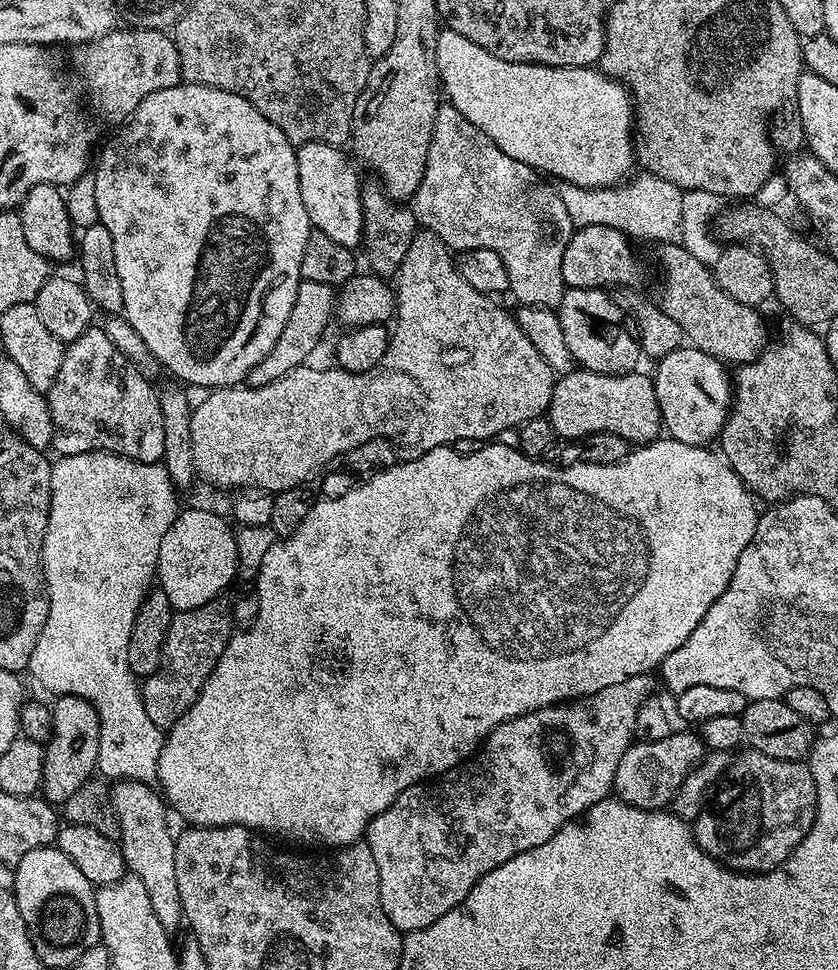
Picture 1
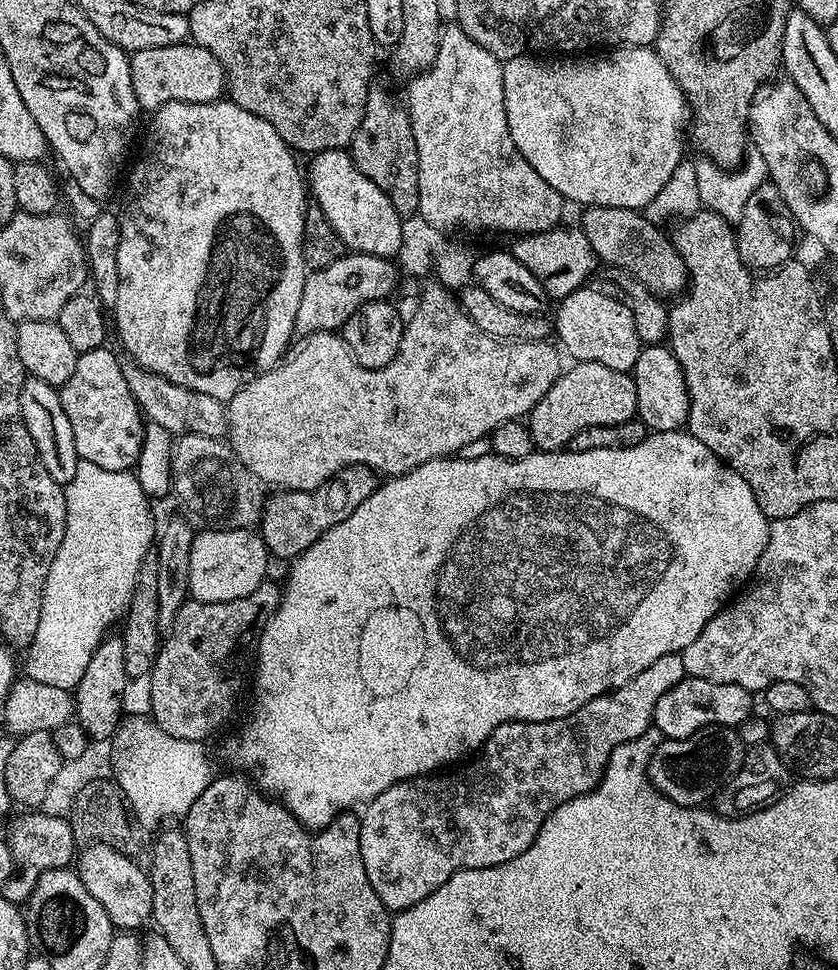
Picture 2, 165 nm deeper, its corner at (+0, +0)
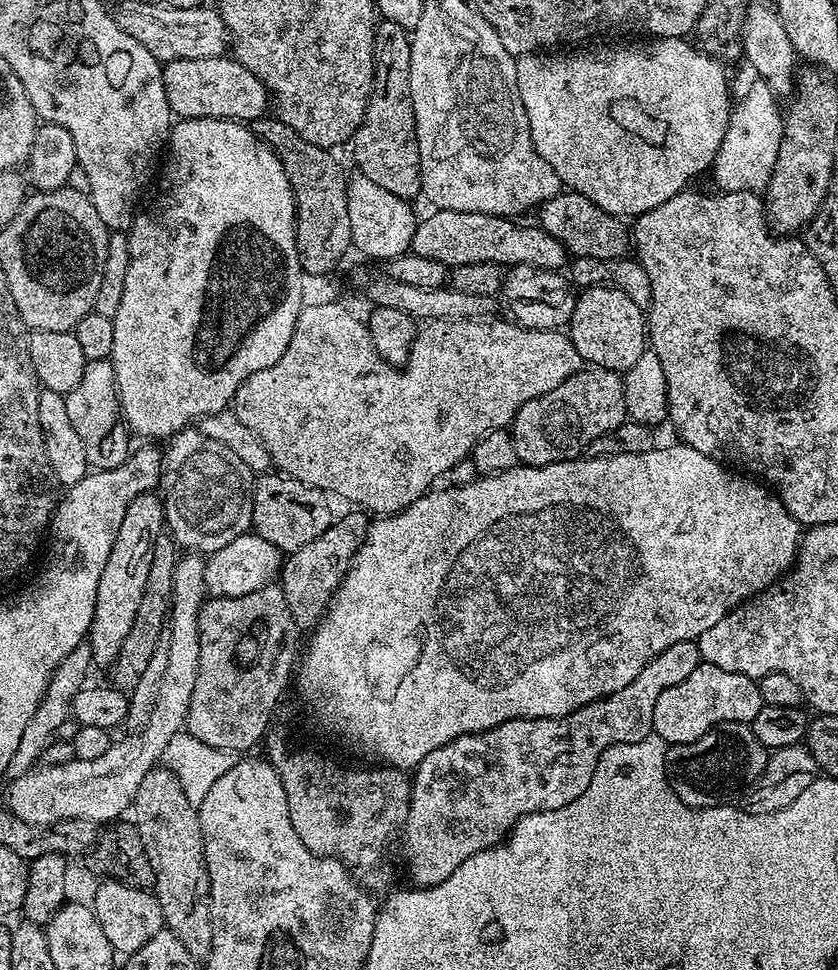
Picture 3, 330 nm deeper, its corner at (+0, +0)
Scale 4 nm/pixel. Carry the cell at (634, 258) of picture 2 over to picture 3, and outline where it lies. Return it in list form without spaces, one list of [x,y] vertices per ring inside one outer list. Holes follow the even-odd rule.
[[[561,190],[553,200],[545,200],[539,209],[539,227],[544,228],[558,242],[564,244],[569,253],[581,256],[581,261],[618,260],[630,248],[630,232],[625,221],[618,216],[612,216],[606,210],[594,206],[590,198],[571,190]]]

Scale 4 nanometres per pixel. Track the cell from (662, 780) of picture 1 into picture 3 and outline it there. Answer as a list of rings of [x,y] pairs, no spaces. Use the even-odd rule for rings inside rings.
[[[720,724],[702,738],[685,744],[673,744],[664,753],[664,769],[678,798],[691,808],[719,808],[727,805],[732,795],[743,793],[756,783],[768,765],[769,749],[754,738],[747,724]]]

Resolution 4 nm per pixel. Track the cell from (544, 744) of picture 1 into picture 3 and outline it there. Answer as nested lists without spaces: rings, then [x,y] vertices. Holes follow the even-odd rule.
[[[697,641],[674,642],[674,646],[666,646],[662,654],[654,656],[630,686],[622,686],[622,690],[614,690],[614,694],[598,698],[568,716],[502,722],[485,732],[471,732],[454,738],[446,746],[438,746],[438,750],[430,750],[411,773],[408,817],[402,825],[404,860],[408,863],[411,883],[417,888],[429,888],[444,882],[466,858],[499,844],[526,814],[558,810],[574,802],[590,786],[594,766],[598,766],[598,758],[610,746],[640,744],[642,738],[653,735],[654,702],[658,702],[658,694],[670,690],[670,686],[678,686],[700,663]]]

